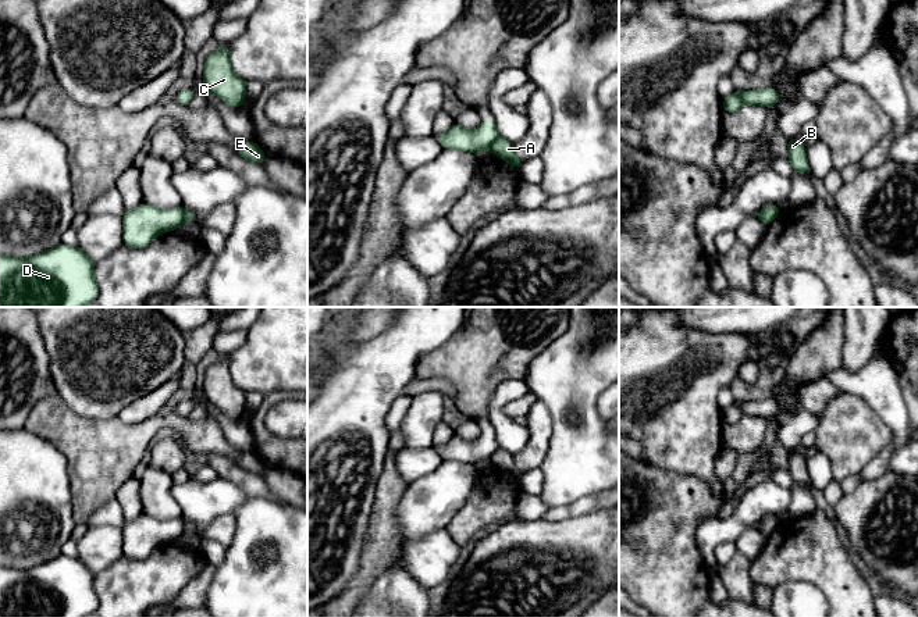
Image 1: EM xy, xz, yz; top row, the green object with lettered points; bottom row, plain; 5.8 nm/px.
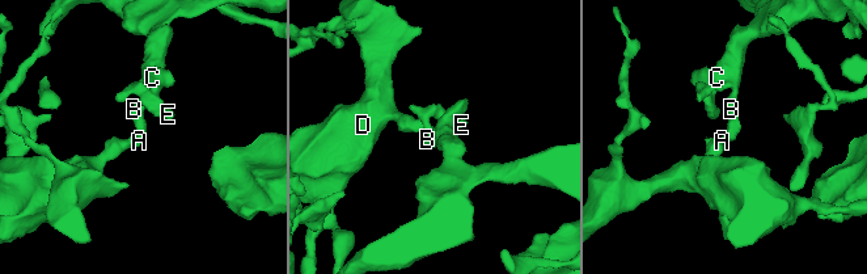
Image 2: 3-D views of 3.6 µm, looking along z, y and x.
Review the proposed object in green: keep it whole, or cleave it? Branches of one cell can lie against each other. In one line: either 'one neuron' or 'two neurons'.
two neurons

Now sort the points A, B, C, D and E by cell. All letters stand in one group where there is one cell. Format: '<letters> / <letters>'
A B C E / D

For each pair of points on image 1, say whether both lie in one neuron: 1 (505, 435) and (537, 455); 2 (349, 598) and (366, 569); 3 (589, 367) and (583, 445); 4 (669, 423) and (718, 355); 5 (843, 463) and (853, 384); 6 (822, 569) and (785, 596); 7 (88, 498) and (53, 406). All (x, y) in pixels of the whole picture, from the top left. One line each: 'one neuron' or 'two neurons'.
1: two neurons
2: one neuron
3: one neuron
4: one neuron
5: two neurons
6: two neurons
7: one neuron

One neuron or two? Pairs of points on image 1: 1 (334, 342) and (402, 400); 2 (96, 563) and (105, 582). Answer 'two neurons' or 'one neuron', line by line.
1: two neurons
2: two neurons

